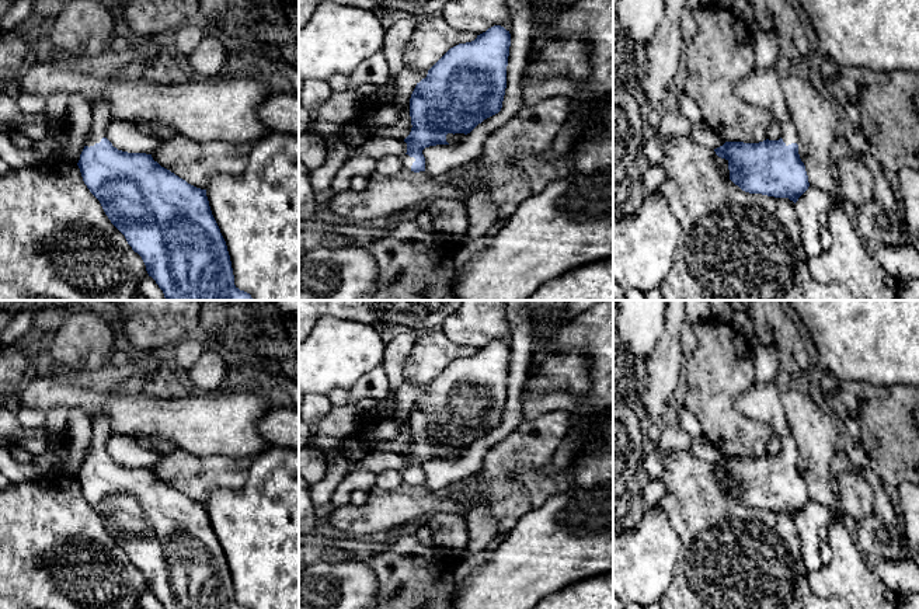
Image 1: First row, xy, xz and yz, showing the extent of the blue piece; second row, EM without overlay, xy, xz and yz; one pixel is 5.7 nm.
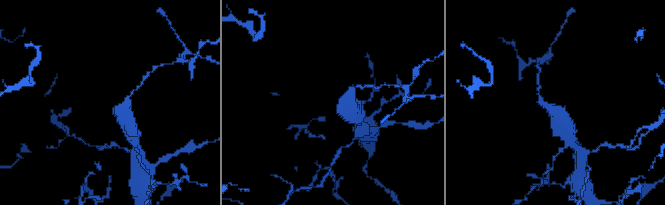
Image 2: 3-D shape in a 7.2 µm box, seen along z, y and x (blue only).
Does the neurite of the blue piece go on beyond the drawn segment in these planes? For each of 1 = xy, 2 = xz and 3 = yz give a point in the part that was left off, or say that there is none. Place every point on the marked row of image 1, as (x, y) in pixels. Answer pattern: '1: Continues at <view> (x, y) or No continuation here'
1: Continues at xy (101, 115)
2: Continues at xz (407, 162)
3: Continues at yz (761, 87)

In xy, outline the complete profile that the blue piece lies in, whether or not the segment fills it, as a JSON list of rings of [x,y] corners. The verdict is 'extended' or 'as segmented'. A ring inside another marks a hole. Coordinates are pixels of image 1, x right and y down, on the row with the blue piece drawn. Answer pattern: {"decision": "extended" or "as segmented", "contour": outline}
{"decision": "extended", "contour": [[[108,101],[91,105],[91,138],[77,163],[83,181],[111,223],[137,253],[166,300],[253,300],[234,285],[226,241],[212,215],[206,189],[196,188],[153,160],[152,154],[118,150],[105,138]]]}

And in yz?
{"decision": "extended", "contour": [[[774,67],[753,69],[745,79],[737,83],[734,91],[744,101],[767,109],[774,116],[774,122],[782,126],[782,138],[779,140],[766,139],[759,143],[725,142],[714,149],[716,154],[728,161],[730,180],[742,191],[774,198],[789,198],[796,203],[808,189],[810,182],[805,166],[798,154],[797,130],[786,107],[780,76]]]}

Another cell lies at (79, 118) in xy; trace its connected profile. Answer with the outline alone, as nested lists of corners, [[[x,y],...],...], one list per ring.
[[[81,94],[69,95],[63,125],[63,132],[67,136],[67,147],[59,154],[63,160],[79,163],[91,123],[93,114],[90,102]]]

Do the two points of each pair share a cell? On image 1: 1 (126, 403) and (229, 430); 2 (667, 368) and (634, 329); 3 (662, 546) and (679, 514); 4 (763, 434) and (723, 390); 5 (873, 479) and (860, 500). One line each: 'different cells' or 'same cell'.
1: same cell
2: different cells
3: different cells
4: same cell
5: different cells

